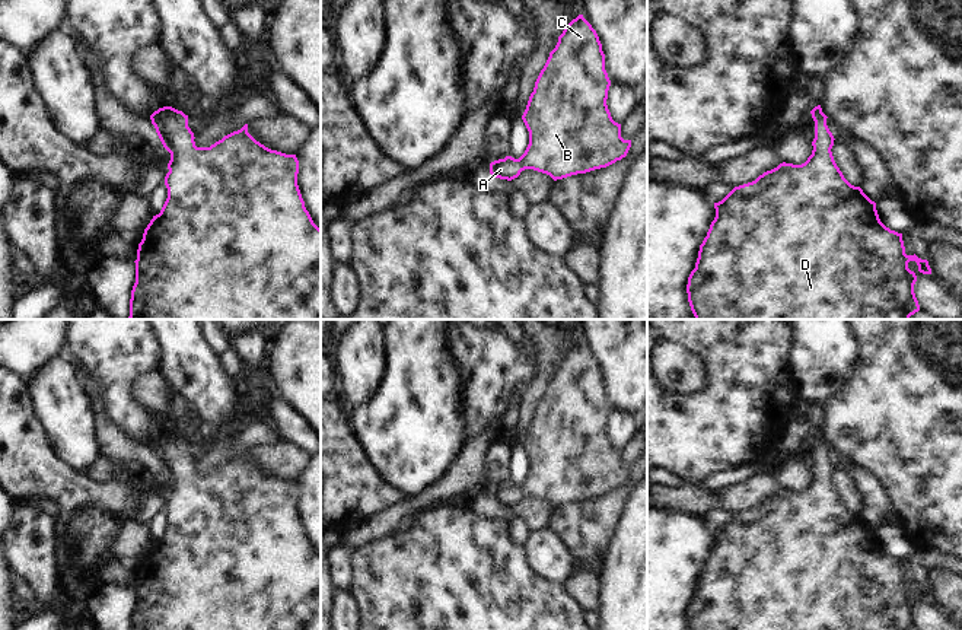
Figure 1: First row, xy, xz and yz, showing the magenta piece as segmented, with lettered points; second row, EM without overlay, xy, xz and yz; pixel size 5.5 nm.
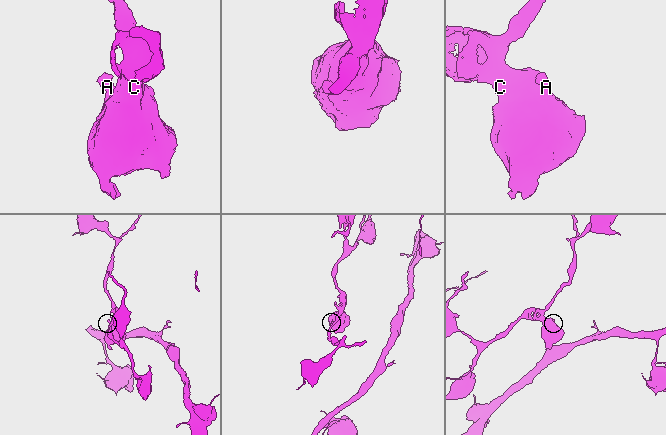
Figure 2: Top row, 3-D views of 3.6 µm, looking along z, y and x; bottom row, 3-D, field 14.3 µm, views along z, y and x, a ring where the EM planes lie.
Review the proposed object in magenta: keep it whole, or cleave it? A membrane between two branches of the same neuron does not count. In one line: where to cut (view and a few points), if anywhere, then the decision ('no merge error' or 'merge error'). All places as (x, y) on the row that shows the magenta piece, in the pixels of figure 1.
no cut | no merge error

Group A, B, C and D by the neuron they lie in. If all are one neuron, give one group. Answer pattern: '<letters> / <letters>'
A B C D

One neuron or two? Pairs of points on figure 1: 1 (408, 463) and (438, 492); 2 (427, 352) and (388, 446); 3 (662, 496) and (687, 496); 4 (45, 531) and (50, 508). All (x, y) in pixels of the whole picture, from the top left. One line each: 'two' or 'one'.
1: two
2: one
3: one
4: two

